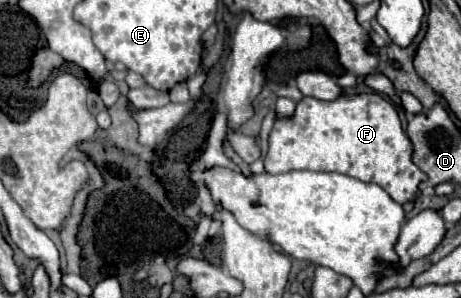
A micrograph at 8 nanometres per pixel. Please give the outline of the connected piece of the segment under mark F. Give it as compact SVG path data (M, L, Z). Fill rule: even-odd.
M341 94L335 100L323 102L313 98L301 98L293 116L277 118L269 134L269 148L265 154L265 170L269 174L281 174L289 170L313 170L313 172L339 172L353 176L361 182L379 184L395 202L415 202L419 184L425 180L413 162L413 144L405 134L399 114L391 102L379 94Z

